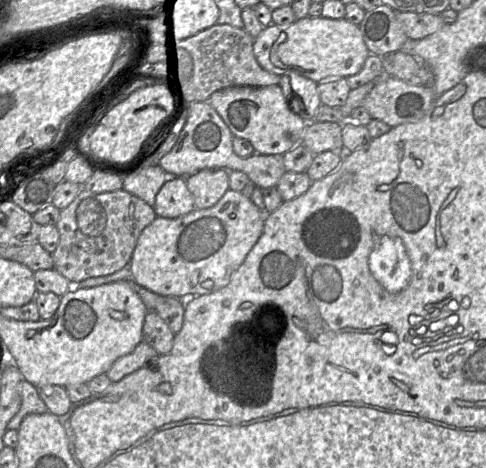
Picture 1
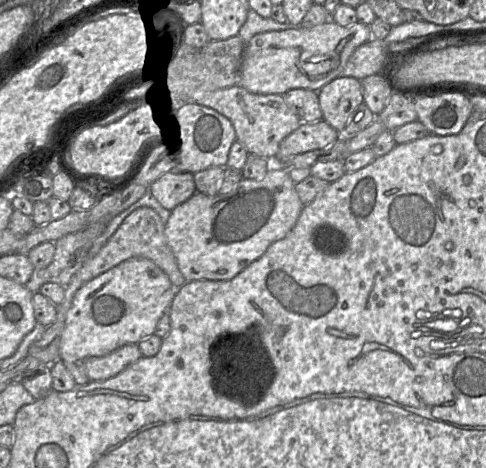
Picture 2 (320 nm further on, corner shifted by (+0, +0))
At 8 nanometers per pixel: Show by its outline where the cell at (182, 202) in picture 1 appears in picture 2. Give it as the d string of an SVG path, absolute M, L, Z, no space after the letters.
M168 172L155 180L148 191L162 207L171 211L196 192L194 176L190 172Z

